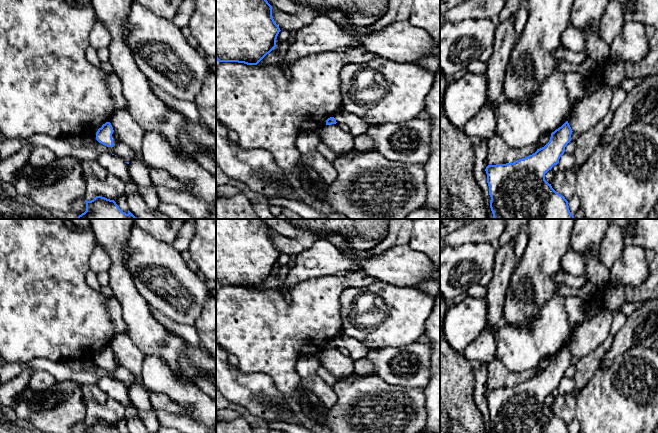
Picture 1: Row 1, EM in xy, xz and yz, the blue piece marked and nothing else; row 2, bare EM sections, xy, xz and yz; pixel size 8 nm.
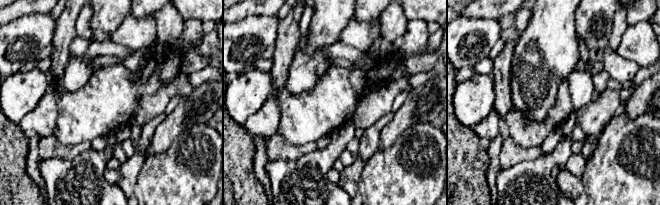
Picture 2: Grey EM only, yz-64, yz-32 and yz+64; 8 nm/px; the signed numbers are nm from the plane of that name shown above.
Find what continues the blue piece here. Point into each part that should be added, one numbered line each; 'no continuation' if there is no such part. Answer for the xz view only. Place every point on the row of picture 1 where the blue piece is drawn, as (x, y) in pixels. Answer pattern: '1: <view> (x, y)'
no continuation

